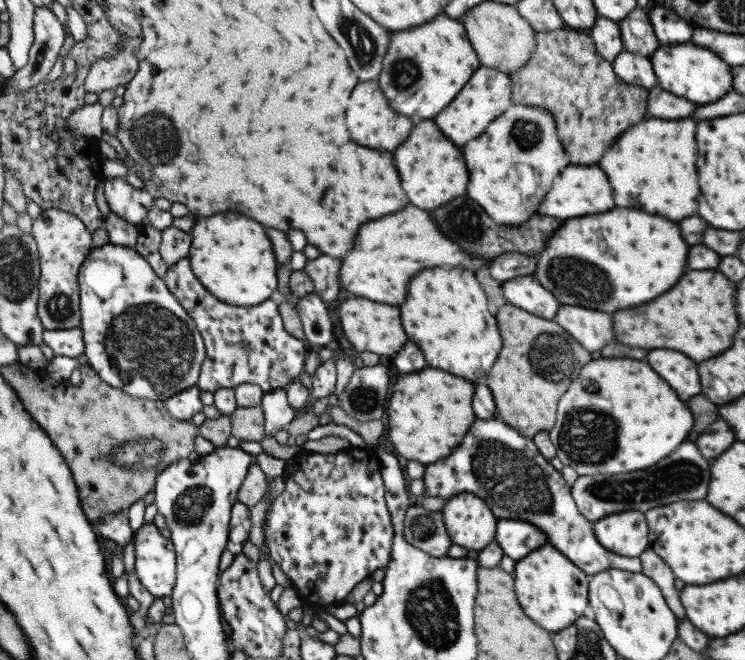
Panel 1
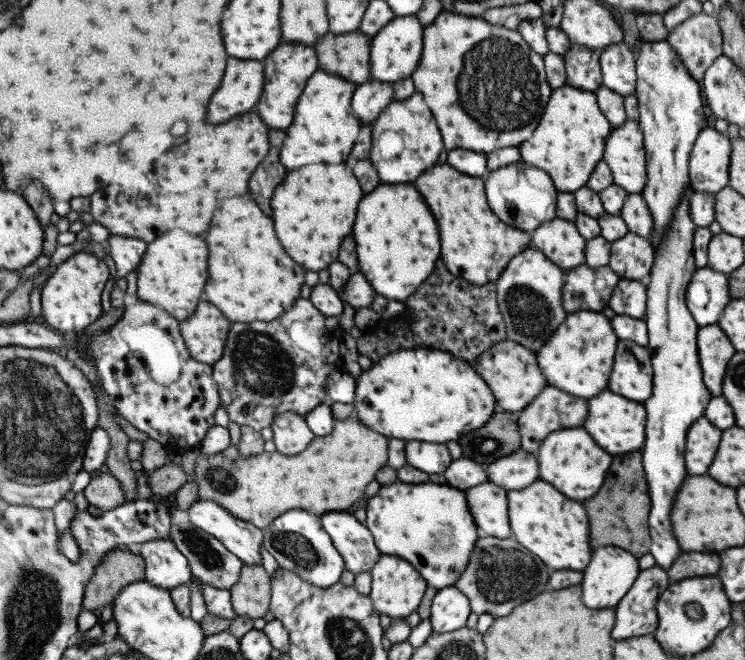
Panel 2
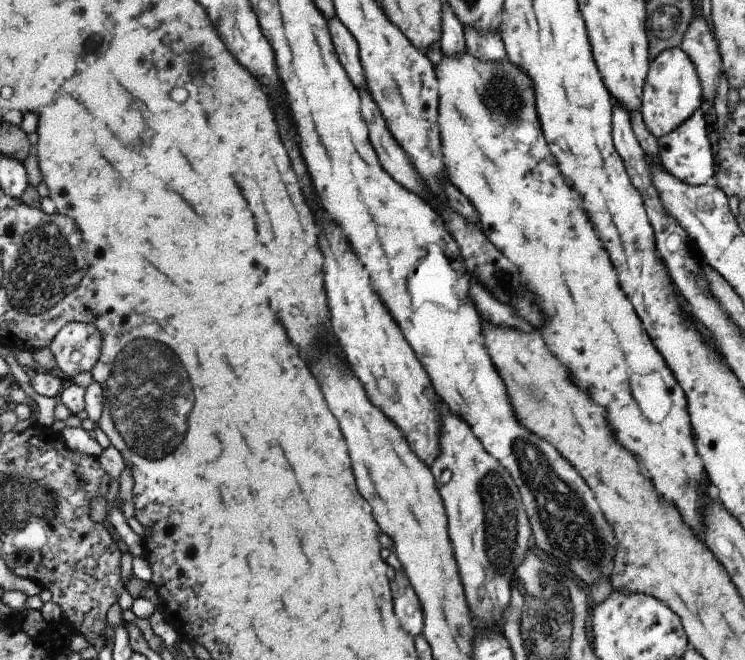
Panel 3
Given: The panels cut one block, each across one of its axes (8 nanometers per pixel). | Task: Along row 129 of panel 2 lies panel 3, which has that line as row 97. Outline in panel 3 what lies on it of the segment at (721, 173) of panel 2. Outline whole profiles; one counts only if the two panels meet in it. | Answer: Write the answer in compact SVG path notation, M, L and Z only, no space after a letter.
M703 16L695 18L689 24L679 48L691 58L695 66L695 72L703 88L703 100L711 100L715 96L717 78L721 74L721 56L715 36L709 34Z

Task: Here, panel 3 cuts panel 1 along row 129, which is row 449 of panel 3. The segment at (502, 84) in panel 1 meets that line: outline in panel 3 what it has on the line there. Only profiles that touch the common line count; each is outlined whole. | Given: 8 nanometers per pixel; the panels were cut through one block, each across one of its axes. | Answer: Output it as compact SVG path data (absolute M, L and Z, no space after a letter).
M439 408L439 456L431 464L435 488L447 516L447 534L461 576L471 618L483 626L501 628L503 610L511 602L511 576L529 550L529 522L509 472L481 446L471 428L449 408Z

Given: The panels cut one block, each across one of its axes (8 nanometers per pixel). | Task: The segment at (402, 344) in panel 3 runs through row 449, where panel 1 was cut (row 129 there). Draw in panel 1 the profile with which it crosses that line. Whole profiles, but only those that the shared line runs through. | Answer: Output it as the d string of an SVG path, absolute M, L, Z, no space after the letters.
M417 122L415 130L411 130L411 138L407 138L407 142L403 140L403 146L395 150L393 158L399 162L399 174L403 174L403 190L407 190L407 198L411 198L413 206L431 210L465 194L467 170L461 152L447 136L443 136L443 132L439 132L435 122Z

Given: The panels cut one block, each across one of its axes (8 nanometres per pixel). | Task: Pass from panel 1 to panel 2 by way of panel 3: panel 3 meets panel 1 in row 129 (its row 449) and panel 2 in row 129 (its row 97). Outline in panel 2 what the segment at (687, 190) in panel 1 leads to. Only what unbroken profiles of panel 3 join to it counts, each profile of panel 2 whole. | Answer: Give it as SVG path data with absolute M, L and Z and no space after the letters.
M441 12L431 24L423 26L421 60L411 74L411 80L415 92L421 94L437 122L445 152L461 148L483 156L503 146L519 146L525 142L533 134L543 106L547 106L553 92L545 76L543 56L535 54L517 30L499 28L483 18L469 18L451 12Z

